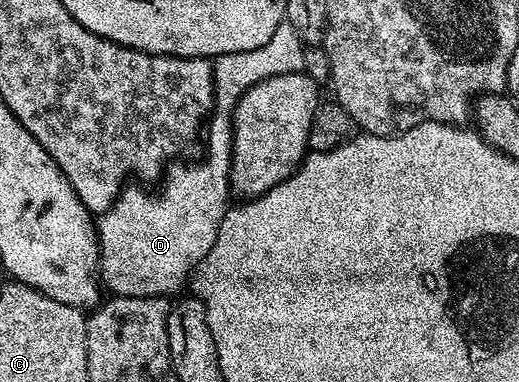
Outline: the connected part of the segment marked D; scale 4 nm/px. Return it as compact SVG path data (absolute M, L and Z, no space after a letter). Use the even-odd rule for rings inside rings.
M285 20L277 28L277 32L273 32L273 36L269 36L266 44L261 44L261 48L253 48L249 52L229 52L222 54L213 59L215 67L215 109L209 115L209 121L205 126L205 142L207 138L207 155L200 162L191 162L188 166L179 166L183 164L172 164L167 167L165 177L162 179L161 185L158 187L159 194L154 194L154 189L144 188L139 184L124 185L123 191L119 193L115 203L103 214L97 218L97 233L99 235L99 264L98 273L101 275L101 282L104 287L111 289L112 295L120 298L161 298L171 296L174 290L179 290L182 286L188 285L189 279L194 274L195 269L201 264L201 260L205 260L205 256L209 256L209 250L213 248L213 240L217 240L217 228L221 228L221 220L225 216L225 212L229 208L227 197L232 197L231 189L231 145L233 144L233 132L231 131L231 116L235 113L235 106L241 100L241 96L245 92L249 92L249 88L253 88L253 84L257 84L261 80L265 80L269 76L285 76L286 74L297 74L303 70L305 64L305 43L297 36L297 32Z

